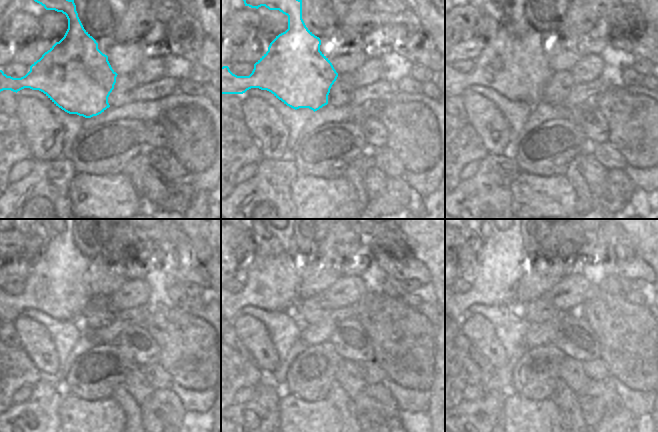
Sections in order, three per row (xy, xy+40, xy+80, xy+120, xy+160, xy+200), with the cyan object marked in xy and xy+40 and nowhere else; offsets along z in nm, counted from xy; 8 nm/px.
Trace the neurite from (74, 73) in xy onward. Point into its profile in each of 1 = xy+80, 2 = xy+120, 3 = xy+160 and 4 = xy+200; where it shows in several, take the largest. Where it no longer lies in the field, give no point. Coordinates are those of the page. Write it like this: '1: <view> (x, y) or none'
1: xy+80 (513, 63)
2: xy+120 (55, 285)
3: xy+160 (273, 282)
4: xy+200 (502, 261)

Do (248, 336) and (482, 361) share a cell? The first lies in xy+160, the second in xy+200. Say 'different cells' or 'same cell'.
different cells

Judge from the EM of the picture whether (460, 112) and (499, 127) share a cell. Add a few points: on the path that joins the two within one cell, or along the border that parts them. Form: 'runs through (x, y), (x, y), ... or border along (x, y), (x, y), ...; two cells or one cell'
border along (461, 96), (466, 111), (466, 119); two cells

